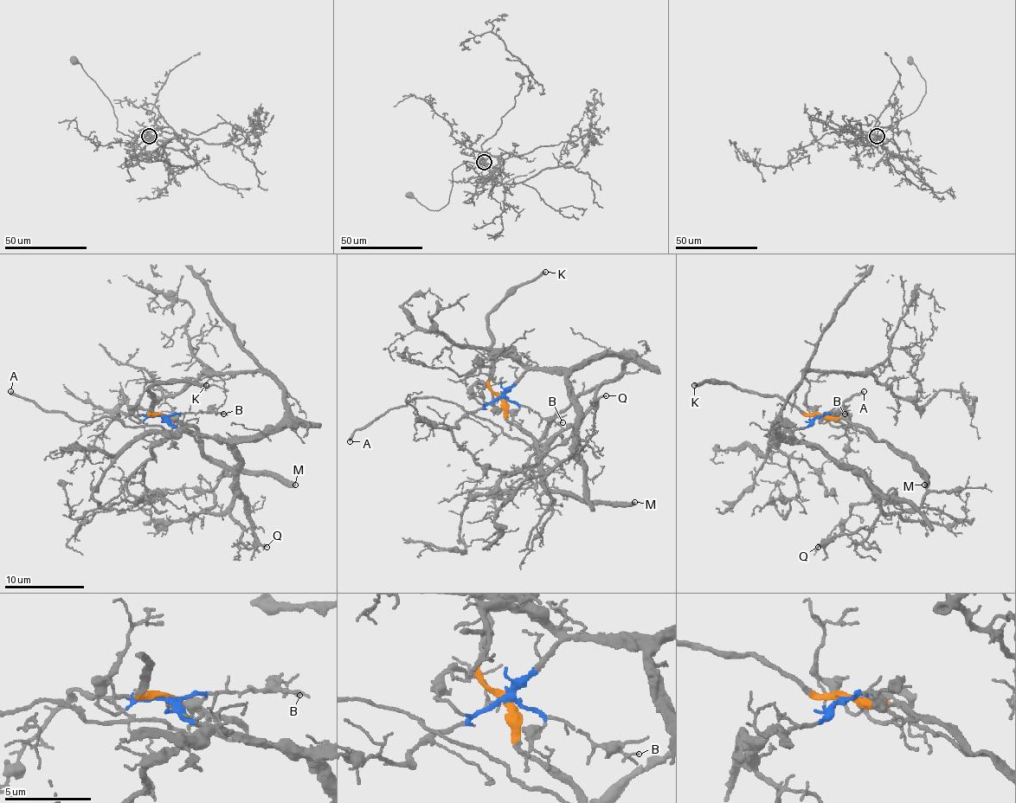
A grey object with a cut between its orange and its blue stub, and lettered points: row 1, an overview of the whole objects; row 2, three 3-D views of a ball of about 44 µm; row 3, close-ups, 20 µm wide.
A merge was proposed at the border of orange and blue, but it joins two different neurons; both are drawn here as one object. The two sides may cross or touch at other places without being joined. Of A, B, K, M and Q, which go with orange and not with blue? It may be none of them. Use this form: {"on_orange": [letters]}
{"on_orange": ["A", "K", "M"]}

